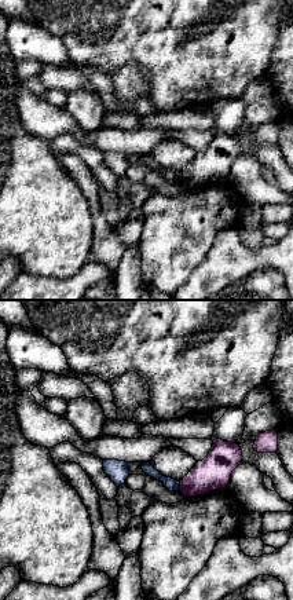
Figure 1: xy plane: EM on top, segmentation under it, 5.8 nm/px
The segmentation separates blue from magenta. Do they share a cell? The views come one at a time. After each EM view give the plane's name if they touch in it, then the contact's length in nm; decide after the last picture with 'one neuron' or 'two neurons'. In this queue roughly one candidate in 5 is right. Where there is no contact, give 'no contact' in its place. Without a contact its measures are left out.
xy | 50 nm

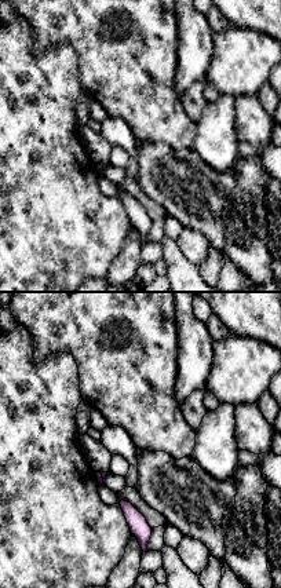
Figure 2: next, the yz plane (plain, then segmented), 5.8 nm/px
yz | 40 nm

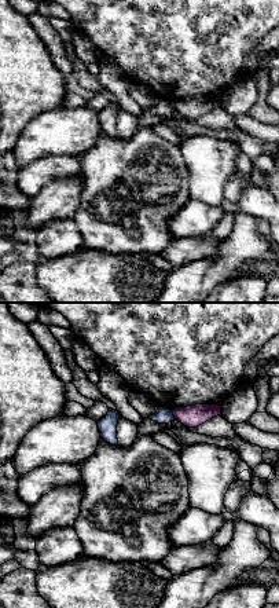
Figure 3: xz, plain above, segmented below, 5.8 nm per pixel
xz | 50 nm

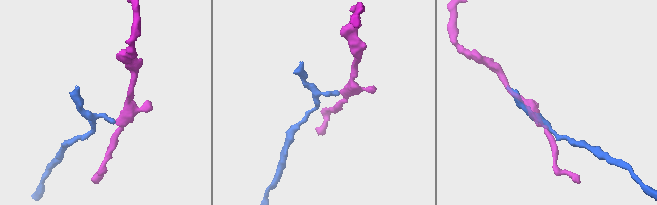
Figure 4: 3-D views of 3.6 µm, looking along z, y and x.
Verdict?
two neurons

